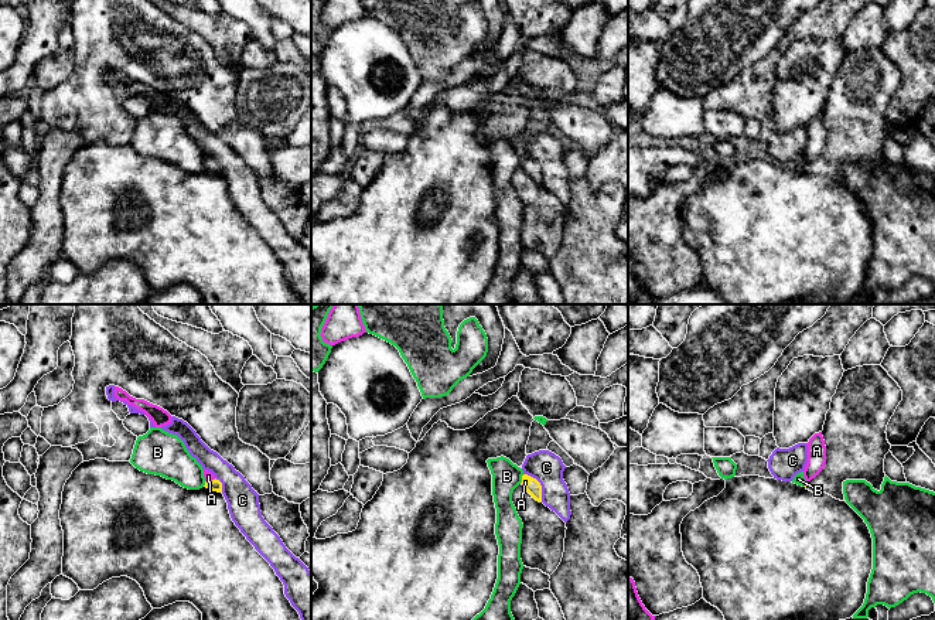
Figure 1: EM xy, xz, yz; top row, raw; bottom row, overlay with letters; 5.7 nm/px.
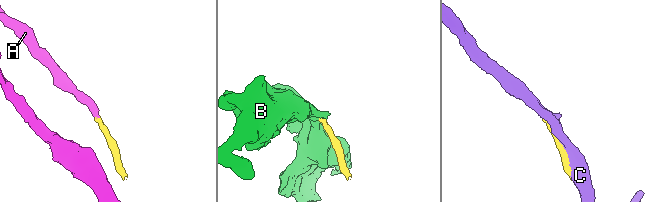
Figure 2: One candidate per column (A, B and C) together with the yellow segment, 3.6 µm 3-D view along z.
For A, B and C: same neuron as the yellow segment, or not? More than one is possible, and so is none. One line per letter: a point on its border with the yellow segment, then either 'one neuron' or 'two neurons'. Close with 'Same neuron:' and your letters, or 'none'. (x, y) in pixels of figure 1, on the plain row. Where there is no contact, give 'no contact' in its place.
A: contact xz (526, 166); one neuron
B: contact xz (522, 162); two neurons
C: contact xz (539, 167); two neurons
Same neuron: A

